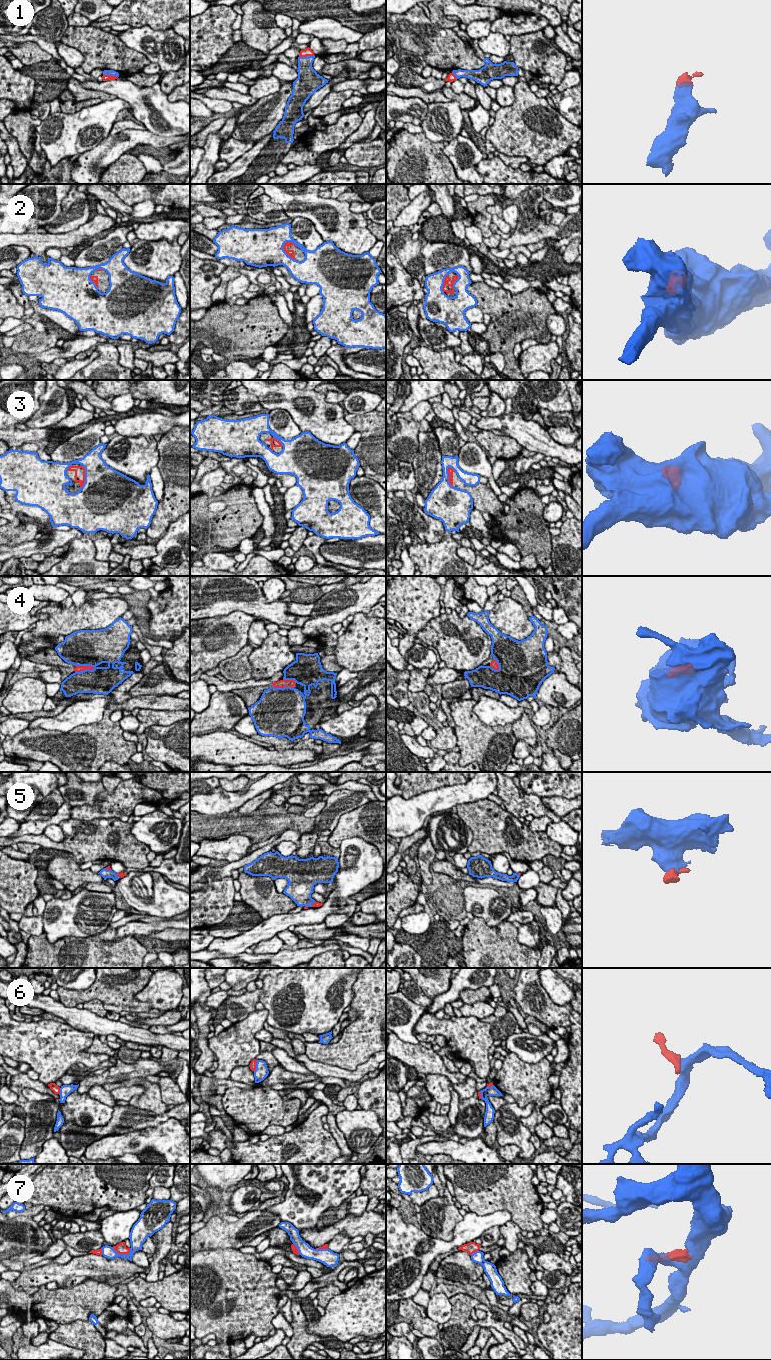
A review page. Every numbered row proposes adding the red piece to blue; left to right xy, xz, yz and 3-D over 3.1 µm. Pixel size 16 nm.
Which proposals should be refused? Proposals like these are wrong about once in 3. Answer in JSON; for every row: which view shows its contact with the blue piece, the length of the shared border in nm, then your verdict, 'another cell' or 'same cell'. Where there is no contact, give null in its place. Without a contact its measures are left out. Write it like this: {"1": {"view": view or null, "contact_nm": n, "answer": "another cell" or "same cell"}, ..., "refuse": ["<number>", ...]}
{"1": {"view": "xz", "contact_nm": 260, "answer": "same cell"}, "2": {"view": "xz", "contact_nm": 360, "answer": "another cell"}, "3": {"view": "yz", "contact_nm": 340, "answer": "another cell"}, "4": {"view": "xy", "contact_nm": 340, "answer": "another cell"}, "5": {"view": "xz", "contact_nm": 120, "answer": "same cell"}, "6": {"view": "xz", "contact_nm": 200, "answer": "another cell"}, "7": {"view": "xy", "contact_nm": 320, "answer": "another cell"}, "refuse": ["2", "3", "4", "6", "7"]}

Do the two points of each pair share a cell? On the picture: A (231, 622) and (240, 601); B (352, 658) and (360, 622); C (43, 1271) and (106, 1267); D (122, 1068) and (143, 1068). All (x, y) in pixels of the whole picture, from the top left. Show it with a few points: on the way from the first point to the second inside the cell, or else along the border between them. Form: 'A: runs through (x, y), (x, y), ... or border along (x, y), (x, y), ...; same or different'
A: border along (254, 616), (231, 611), (213, 617); different
B: runs through (357, 649), (360, 646), (360, 631); same
C: runs through (59, 1271), (90, 1269); same
D: runs through (127, 1068), (138, 1068); same

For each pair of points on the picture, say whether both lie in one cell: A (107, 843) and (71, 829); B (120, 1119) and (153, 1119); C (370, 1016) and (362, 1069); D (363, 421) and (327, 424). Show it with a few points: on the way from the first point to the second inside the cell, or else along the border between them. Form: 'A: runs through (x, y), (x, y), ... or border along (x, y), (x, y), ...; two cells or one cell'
A: runs through (98, 840), (84, 840), (80, 836); one cell
B: runs through (128, 1119), (145, 1119); one cell
C: border along (375, 1052), (353, 1070), (340, 1068); two cells
D: border along (344, 415), (344, 418), (355, 431); two cells

